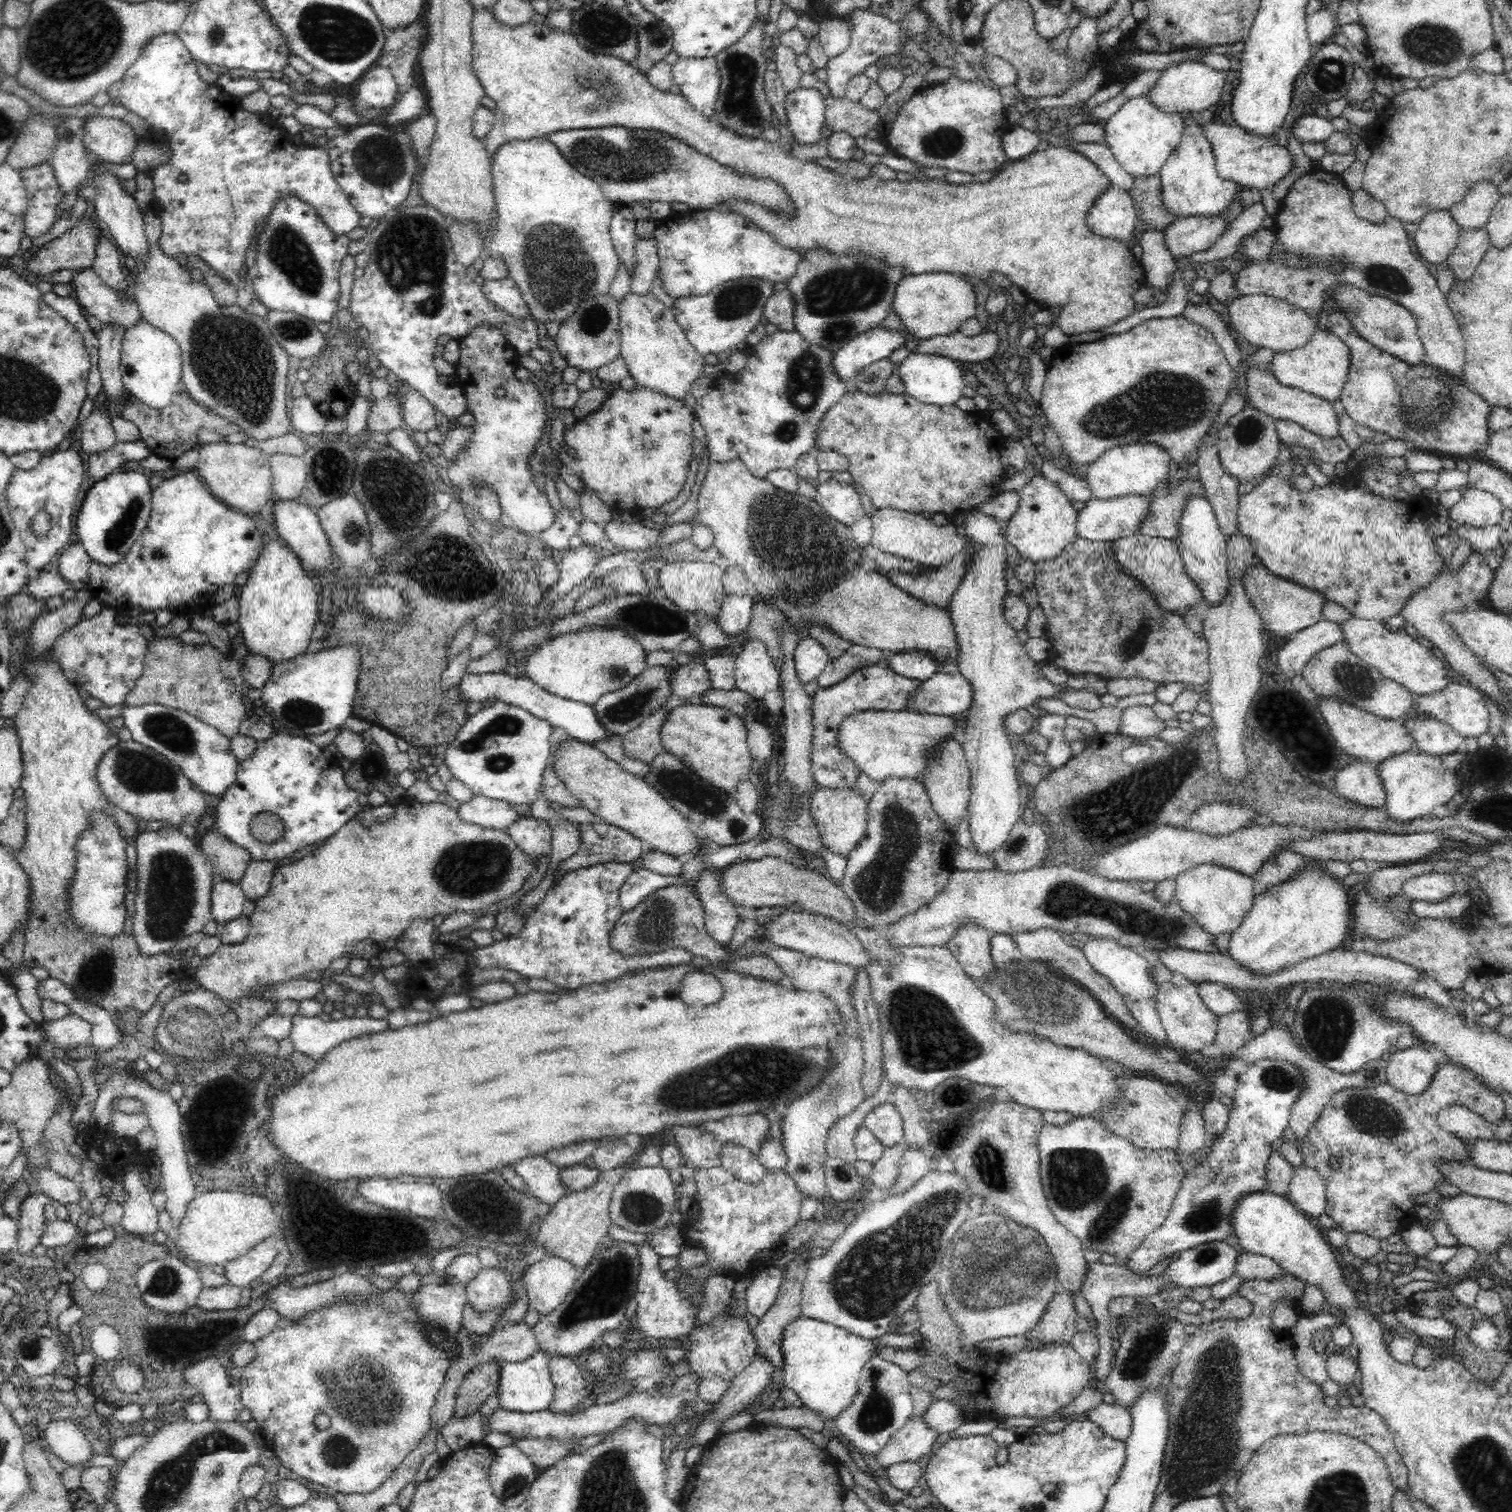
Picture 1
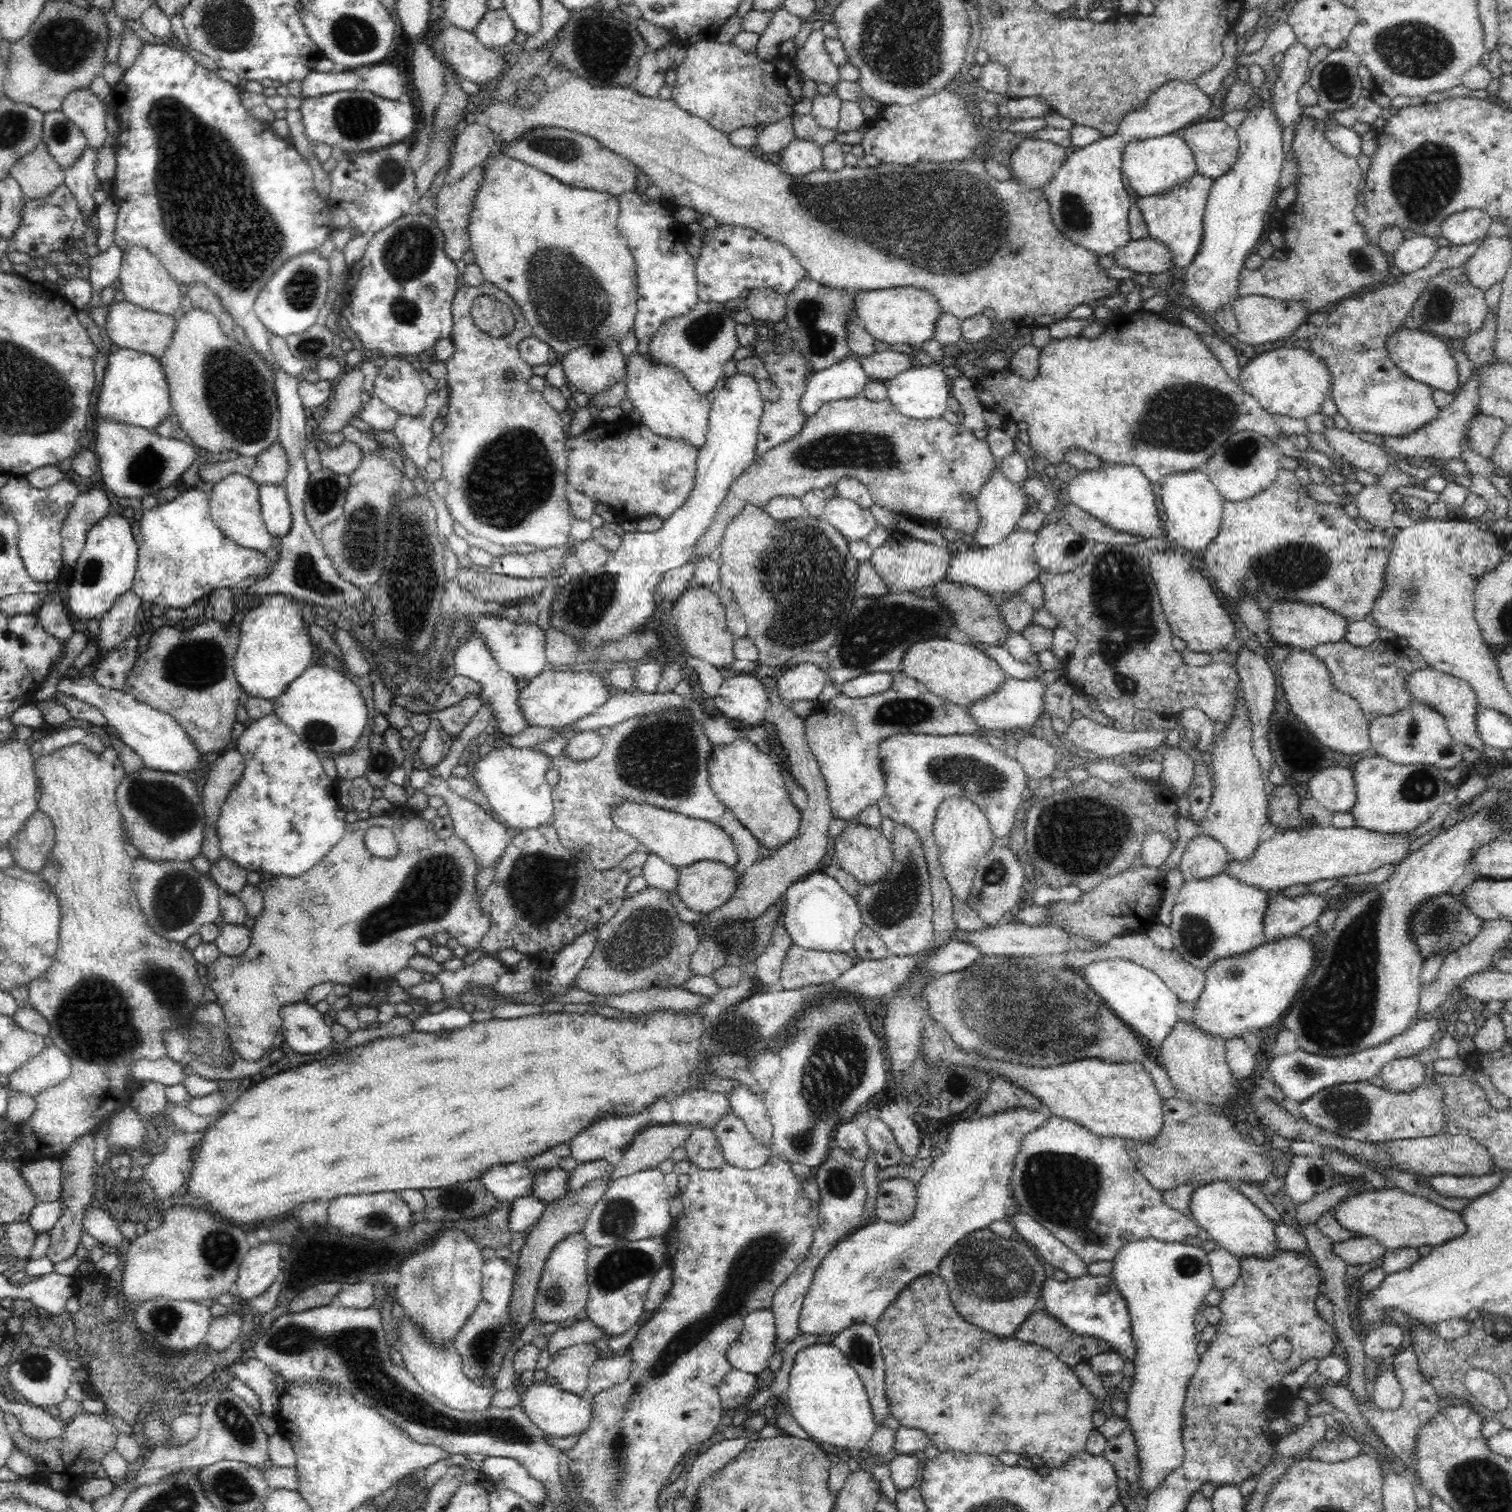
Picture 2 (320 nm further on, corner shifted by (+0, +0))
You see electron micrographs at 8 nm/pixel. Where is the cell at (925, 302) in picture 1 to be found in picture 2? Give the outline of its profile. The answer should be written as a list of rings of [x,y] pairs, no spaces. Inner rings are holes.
[[[914,287],[887,288],[882,290],[859,290],[854,292],[852,308],[855,318],[864,325],[874,340],[894,344],[922,347],[934,336],[934,324],[941,313],[932,293]]]

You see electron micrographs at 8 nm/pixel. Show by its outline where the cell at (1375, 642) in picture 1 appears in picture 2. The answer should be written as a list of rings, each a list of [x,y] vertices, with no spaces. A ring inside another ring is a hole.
[[[1428,667],[1411,672],[1411,675],[1407,676],[1406,687],[1413,696],[1413,702],[1422,702],[1442,715],[1456,744],[1461,747],[1469,746],[1484,753],[1485,744],[1480,738],[1476,724],[1477,708],[1480,704],[1473,688],[1466,681]]]

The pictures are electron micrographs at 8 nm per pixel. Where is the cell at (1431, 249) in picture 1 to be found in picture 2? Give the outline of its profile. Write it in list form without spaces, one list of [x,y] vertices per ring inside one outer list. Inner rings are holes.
[[[1415,235],[1411,239],[1402,241],[1402,244],[1392,253],[1391,264],[1396,266],[1401,274],[1410,274],[1426,266],[1432,260],[1438,238],[1424,235]]]

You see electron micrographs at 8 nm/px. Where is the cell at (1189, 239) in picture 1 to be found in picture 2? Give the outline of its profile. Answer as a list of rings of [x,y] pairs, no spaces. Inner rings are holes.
[[[1150,237],[1130,241],[1112,254],[1114,266],[1131,270],[1132,274],[1162,274],[1172,266],[1164,244]]]

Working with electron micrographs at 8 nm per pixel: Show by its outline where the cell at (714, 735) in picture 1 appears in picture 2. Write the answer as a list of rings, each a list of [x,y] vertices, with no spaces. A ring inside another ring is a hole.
[[[746,739],[735,740],[730,746],[713,745],[713,753],[708,761],[709,783],[715,792],[716,799],[725,808],[729,808],[738,823],[748,830],[761,846],[762,854],[780,848],[795,838],[801,827],[801,812],[792,803],[782,778],[781,767],[769,755],[762,753],[756,745]]]

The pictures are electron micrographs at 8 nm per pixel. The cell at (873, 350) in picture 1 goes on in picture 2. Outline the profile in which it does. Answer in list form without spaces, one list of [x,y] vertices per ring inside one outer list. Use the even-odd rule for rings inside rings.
[[[854,359],[838,361],[824,370],[815,371],[798,402],[802,417],[806,420],[816,414],[825,402],[857,397],[868,381]]]

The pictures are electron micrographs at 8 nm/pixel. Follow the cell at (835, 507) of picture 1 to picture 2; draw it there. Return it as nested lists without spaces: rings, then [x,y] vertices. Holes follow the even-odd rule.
[[[839,494],[828,498],[823,518],[844,536],[847,543],[865,540],[877,526],[870,509]]]

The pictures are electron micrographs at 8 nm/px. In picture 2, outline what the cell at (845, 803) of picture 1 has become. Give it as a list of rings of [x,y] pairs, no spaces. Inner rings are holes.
[[[855,821],[848,822],[846,830],[837,836],[834,850],[840,867],[854,876],[861,885],[870,886],[882,880],[893,865],[893,852],[888,839],[878,829],[868,828]]]

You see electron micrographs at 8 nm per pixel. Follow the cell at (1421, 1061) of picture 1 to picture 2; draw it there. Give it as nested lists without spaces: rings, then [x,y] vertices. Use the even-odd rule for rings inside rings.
[[[1402,1058],[1388,1062],[1379,1072],[1387,1090],[1409,1093],[1426,1083],[1425,1071],[1418,1059]]]

